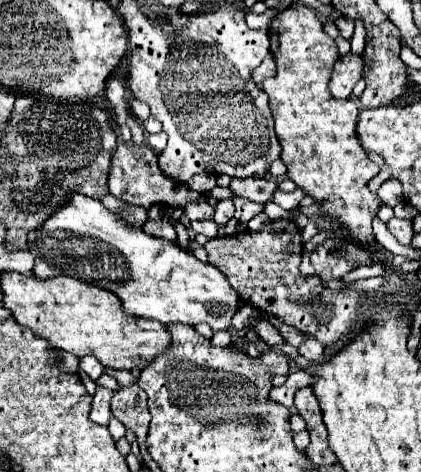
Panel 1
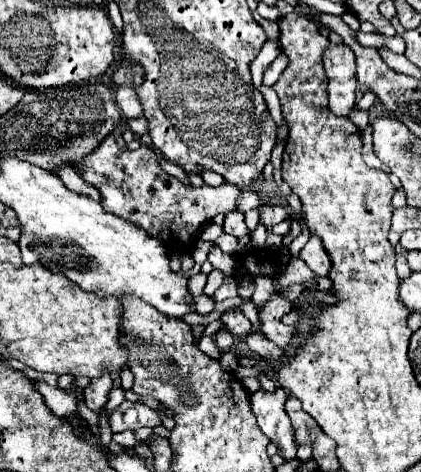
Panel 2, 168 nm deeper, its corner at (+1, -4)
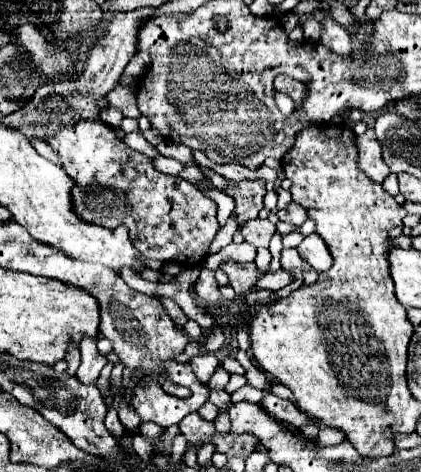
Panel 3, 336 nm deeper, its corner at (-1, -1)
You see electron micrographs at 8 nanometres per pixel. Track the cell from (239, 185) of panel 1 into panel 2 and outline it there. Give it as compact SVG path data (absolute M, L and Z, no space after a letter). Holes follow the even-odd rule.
M111 133L101 141L101 145L91 155L87 155L85 159L75 159L75 167L77 167L77 173L101 193L103 209L139 225L141 229L147 231L149 237L159 239L161 245L171 247L173 251L191 251L191 247L199 239L197 235L199 235L201 227L211 223L217 213L229 213L235 209L235 201L239 197L239 187L229 185L229 183L223 183L221 187L209 187L209 185L203 185L199 189L187 187L177 177L167 175L161 169L157 159L159 159L159 155L155 153L155 149L151 149L147 145L139 147L137 151L121 149L115 141L115 135Z

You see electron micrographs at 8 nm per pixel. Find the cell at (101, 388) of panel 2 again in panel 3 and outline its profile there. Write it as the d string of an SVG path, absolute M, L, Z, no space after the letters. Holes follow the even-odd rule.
M83 338L79 344L79 350L81 350L81 366L77 370L77 378L79 378L79 382L95 384L103 366L107 364L107 360L99 354L93 338Z

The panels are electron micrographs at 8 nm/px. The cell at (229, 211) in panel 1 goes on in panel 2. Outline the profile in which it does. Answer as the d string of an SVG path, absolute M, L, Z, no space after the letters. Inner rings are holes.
M231 211L231 213L225 215L223 231L229 233L229 235L233 235L233 237L237 237L237 239L241 239L241 237L245 237L245 235L251 235L251 231L249 231L247 225L245 225L243 213L237 213L237 211Z

